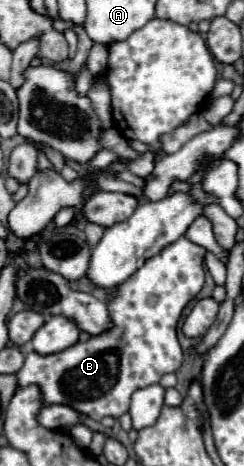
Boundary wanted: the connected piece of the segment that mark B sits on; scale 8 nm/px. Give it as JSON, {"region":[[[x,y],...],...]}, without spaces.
{"region":[[[186,237],[162,249],[110,295],[108,311],[114,321],[110,331],[60,353],[28,353],[24,367],[18,371],[18,385],[36,383],[44,393],[44,405],[72,405],[94,421],[106,415],[118,419],[128,413],[134,391],[158,383],[164,373],[174,373],[182,365],[176,325],[186,303],[204,285],[204,255],[206,249]]]}

